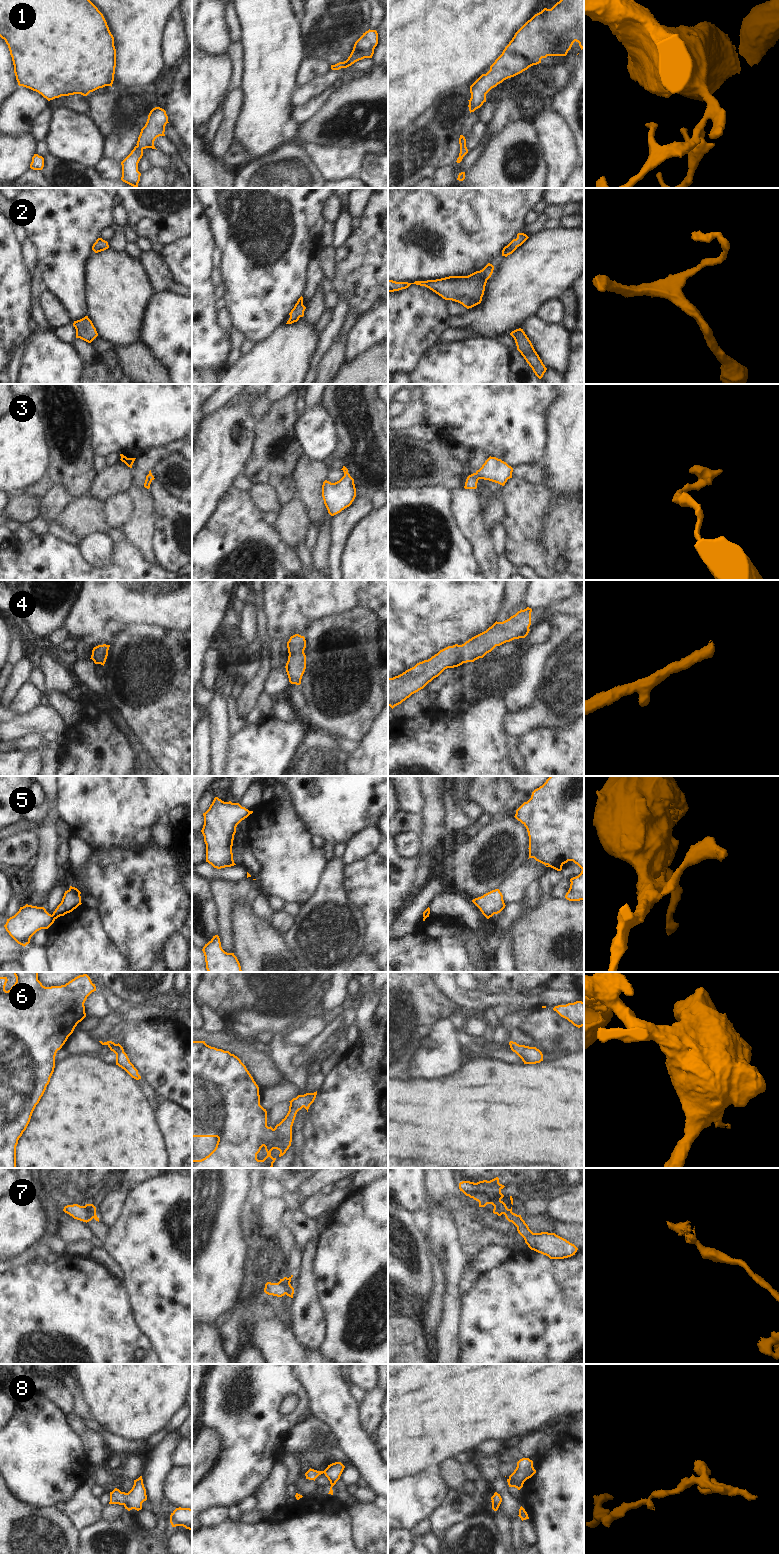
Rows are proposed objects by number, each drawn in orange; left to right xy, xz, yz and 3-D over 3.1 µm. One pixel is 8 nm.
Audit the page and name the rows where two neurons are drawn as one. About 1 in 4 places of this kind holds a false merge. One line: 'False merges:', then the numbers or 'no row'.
False merges: 5, 7

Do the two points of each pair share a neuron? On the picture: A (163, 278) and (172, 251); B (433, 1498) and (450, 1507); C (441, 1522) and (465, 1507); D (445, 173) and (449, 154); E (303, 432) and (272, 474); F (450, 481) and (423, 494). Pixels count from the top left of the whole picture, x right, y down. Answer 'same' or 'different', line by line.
A: different
B: different
C: same
D: different
E: different
F: different

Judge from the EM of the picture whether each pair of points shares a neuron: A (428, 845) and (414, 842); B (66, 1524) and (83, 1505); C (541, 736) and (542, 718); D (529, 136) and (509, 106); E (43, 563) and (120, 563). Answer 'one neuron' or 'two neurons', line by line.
A: two neurons
B: two neurons
C: two neurons
D: two neurons
E: one neuron

